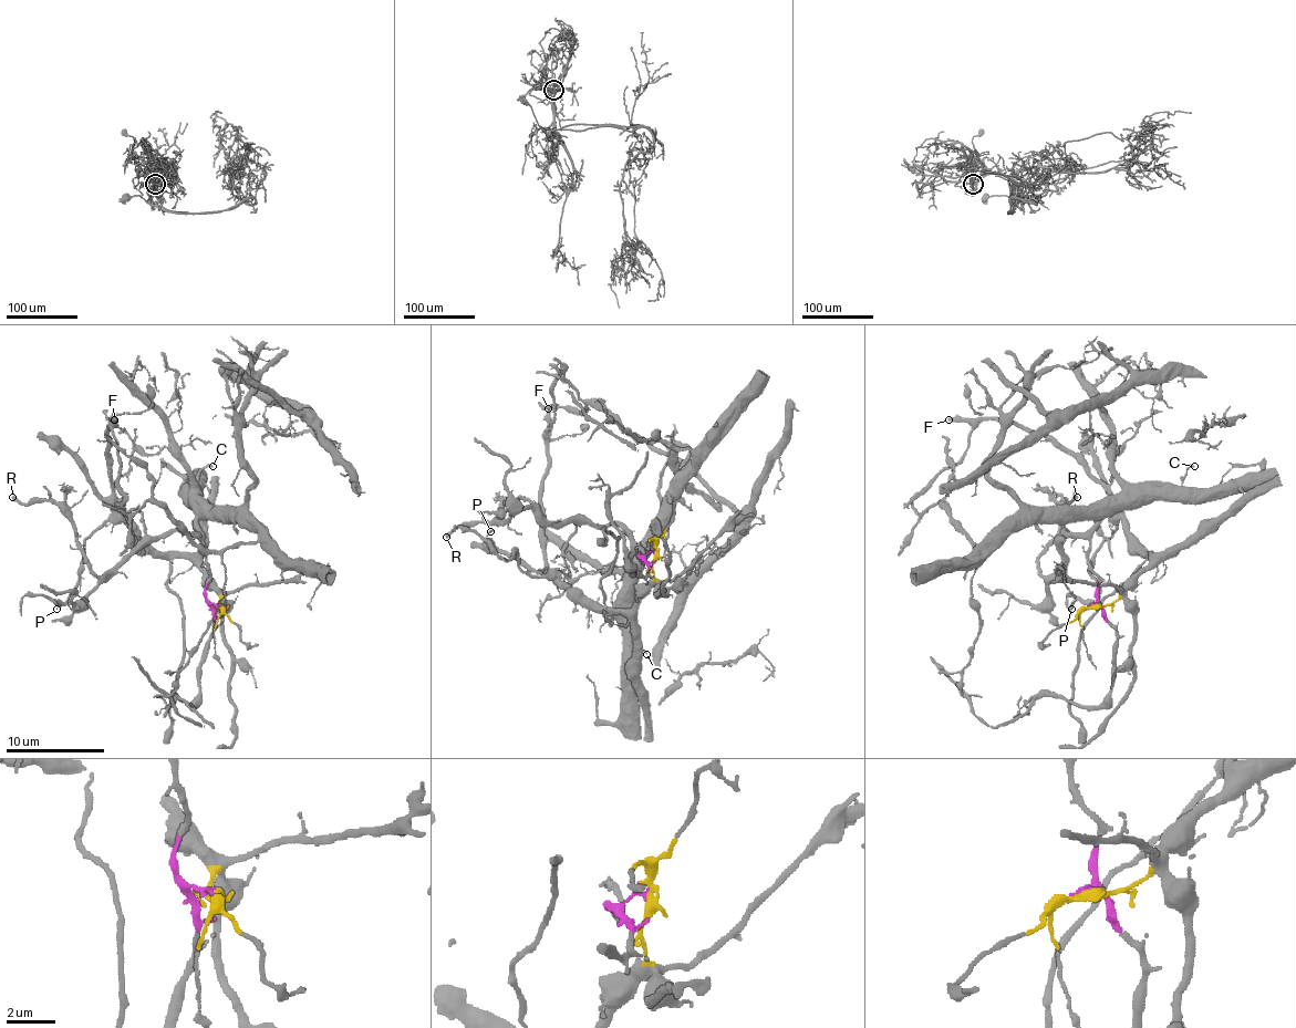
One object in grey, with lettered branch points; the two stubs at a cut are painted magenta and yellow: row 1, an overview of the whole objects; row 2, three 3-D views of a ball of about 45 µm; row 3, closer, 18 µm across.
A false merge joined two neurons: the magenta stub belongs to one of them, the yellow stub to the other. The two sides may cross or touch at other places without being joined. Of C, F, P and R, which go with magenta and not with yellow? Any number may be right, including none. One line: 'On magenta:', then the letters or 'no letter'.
On magenta: C, R

